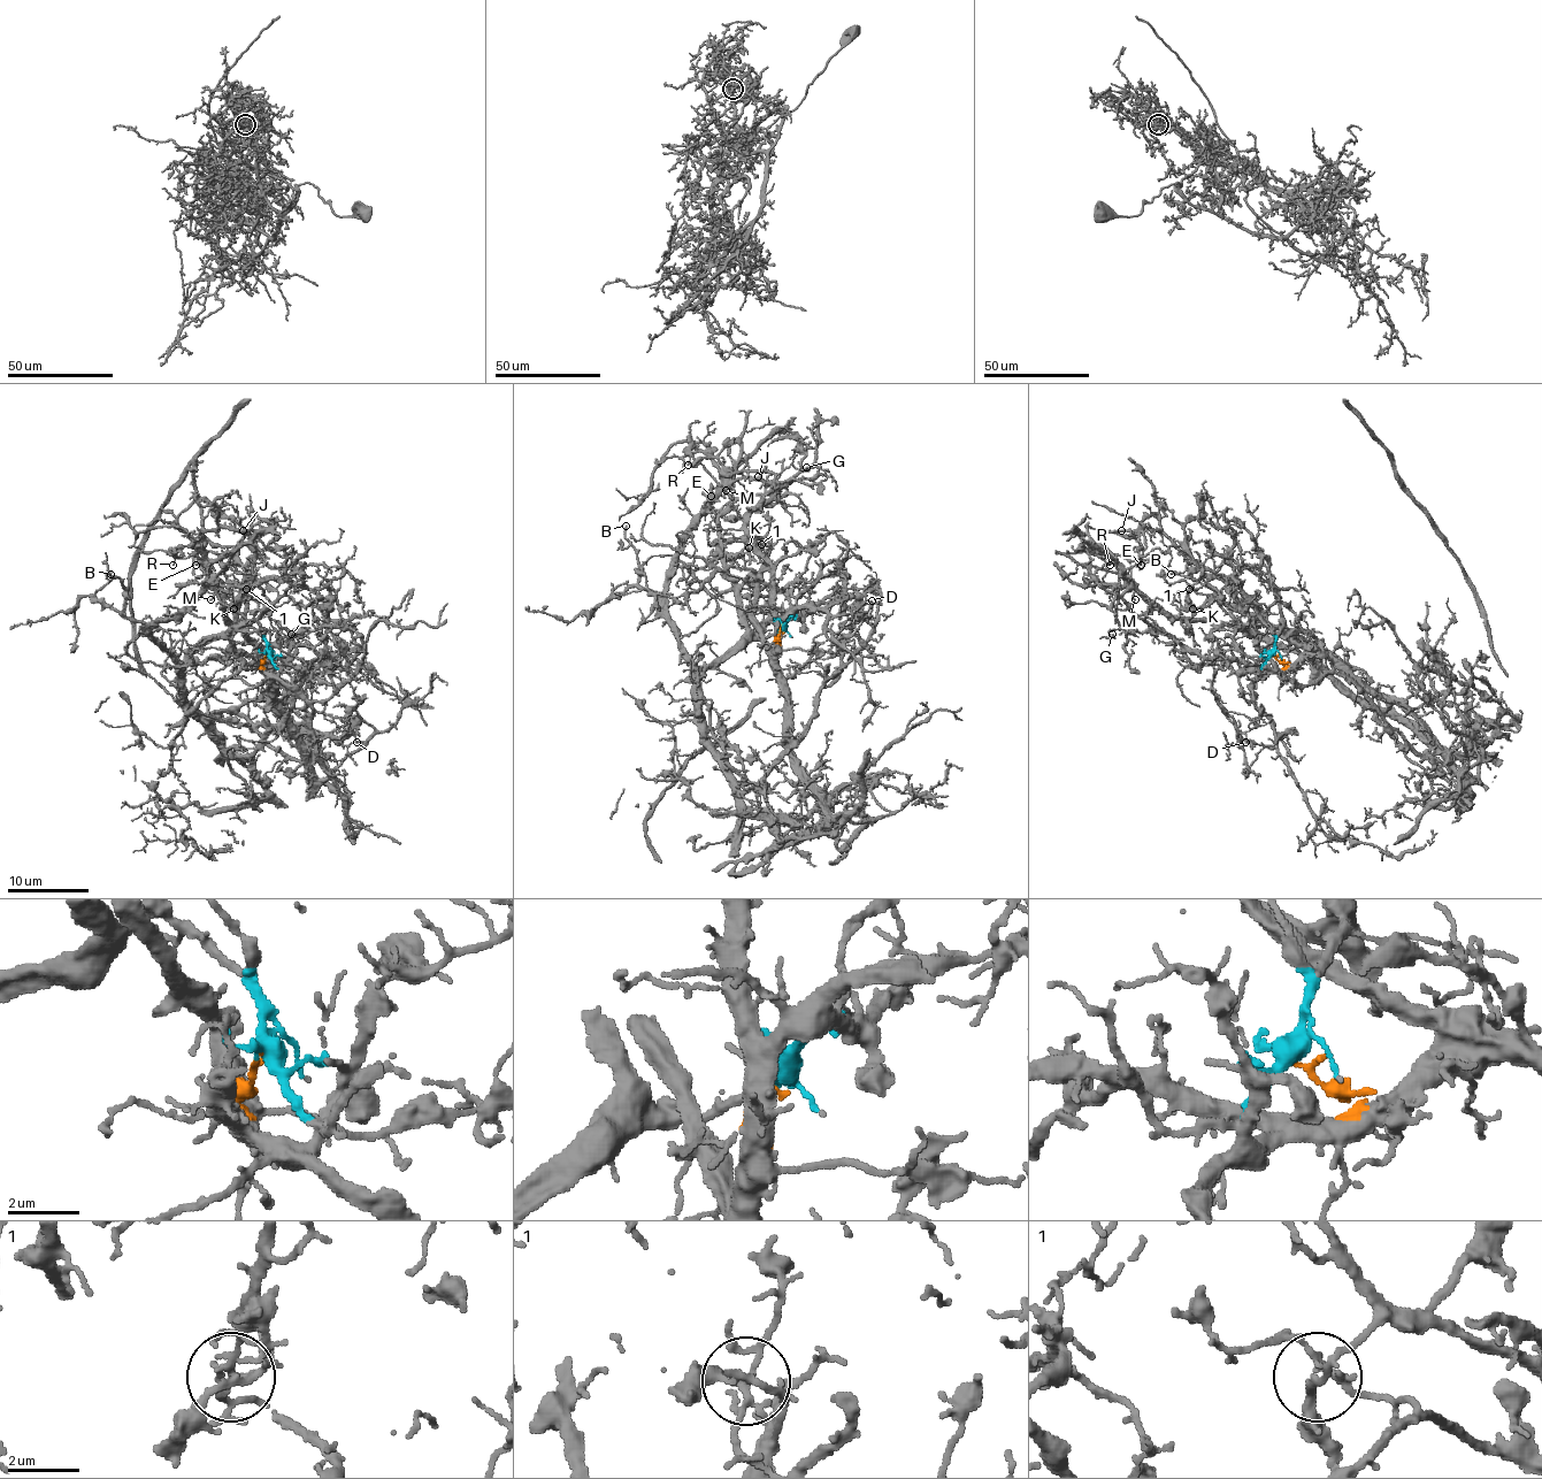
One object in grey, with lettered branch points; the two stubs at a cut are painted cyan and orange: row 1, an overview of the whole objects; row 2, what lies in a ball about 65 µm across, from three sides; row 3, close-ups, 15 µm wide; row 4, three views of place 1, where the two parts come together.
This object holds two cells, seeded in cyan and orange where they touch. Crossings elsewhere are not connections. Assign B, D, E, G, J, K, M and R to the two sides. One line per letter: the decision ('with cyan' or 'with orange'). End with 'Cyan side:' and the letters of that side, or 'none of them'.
B: with cyan
D: with orange
E: with cyan
G: with orange
J: with cyan
K: with orange
M: with cyan
R: with cyan
Cyan side: B, E, J, M, R

